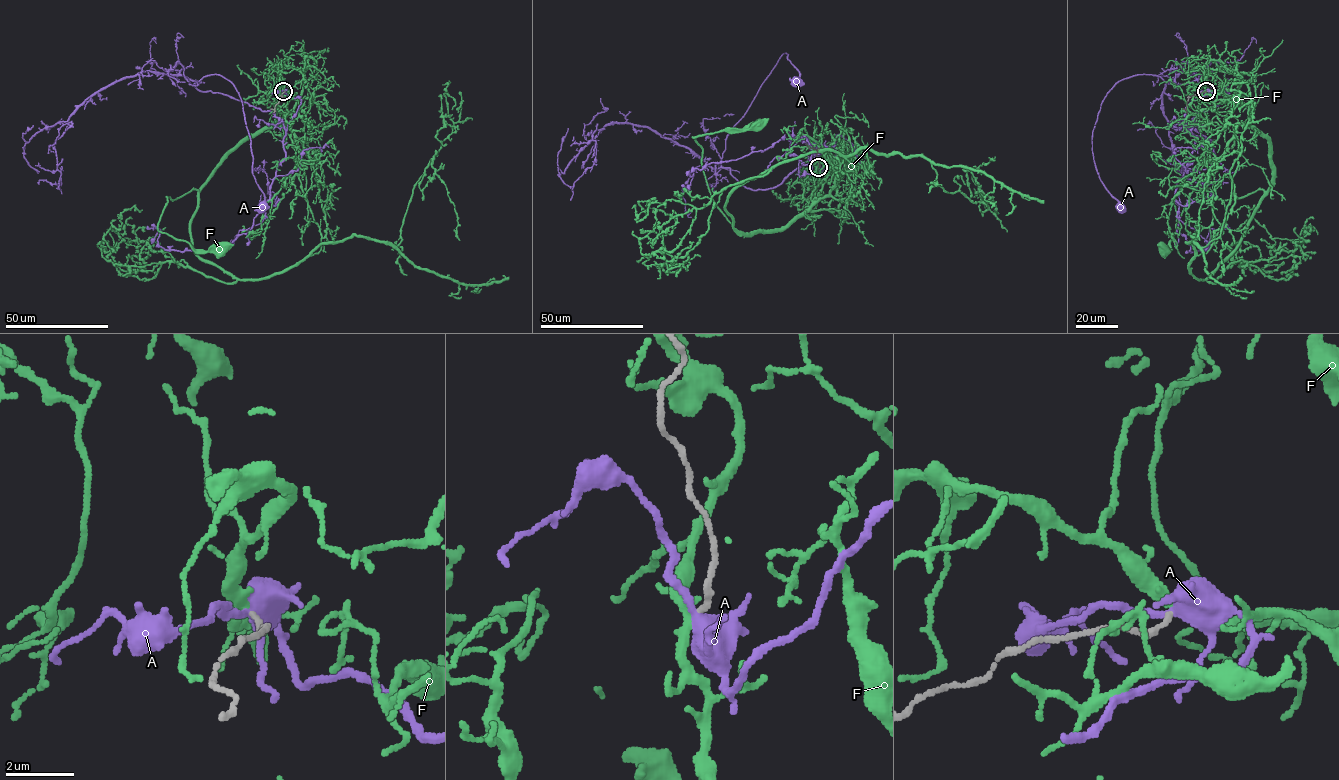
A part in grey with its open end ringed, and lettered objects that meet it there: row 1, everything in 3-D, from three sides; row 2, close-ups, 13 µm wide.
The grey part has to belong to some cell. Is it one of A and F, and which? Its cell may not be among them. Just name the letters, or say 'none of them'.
F

